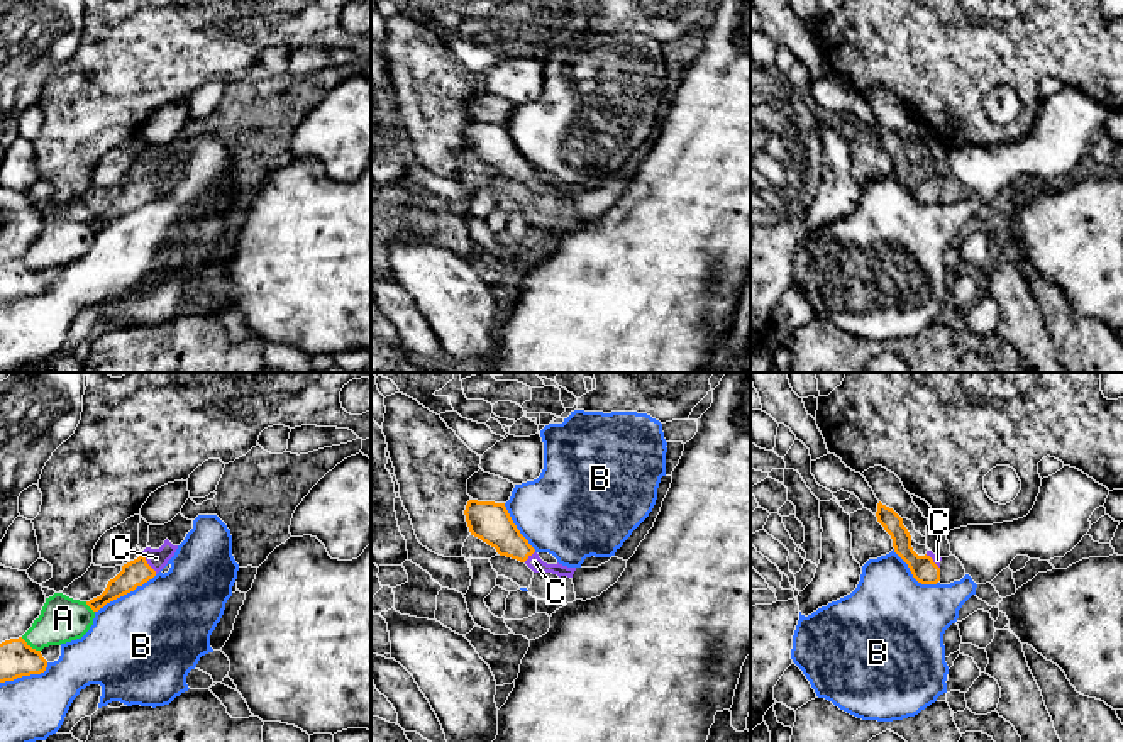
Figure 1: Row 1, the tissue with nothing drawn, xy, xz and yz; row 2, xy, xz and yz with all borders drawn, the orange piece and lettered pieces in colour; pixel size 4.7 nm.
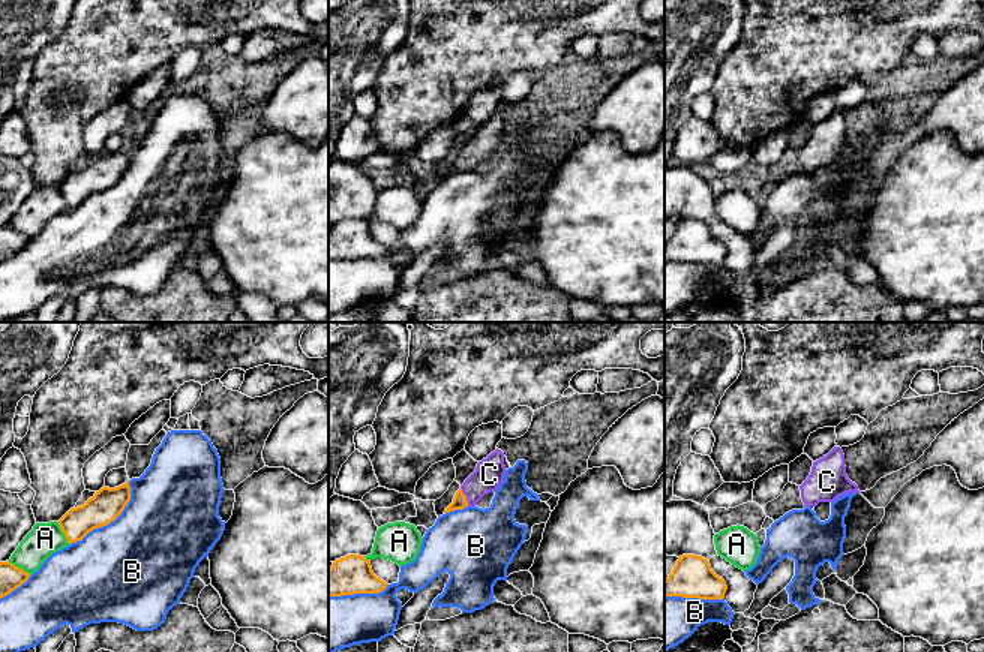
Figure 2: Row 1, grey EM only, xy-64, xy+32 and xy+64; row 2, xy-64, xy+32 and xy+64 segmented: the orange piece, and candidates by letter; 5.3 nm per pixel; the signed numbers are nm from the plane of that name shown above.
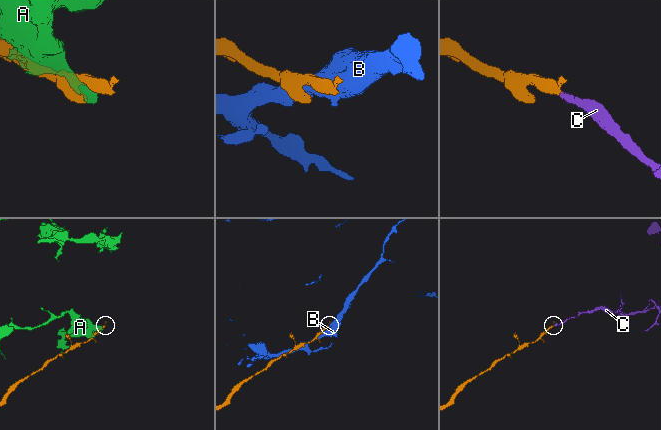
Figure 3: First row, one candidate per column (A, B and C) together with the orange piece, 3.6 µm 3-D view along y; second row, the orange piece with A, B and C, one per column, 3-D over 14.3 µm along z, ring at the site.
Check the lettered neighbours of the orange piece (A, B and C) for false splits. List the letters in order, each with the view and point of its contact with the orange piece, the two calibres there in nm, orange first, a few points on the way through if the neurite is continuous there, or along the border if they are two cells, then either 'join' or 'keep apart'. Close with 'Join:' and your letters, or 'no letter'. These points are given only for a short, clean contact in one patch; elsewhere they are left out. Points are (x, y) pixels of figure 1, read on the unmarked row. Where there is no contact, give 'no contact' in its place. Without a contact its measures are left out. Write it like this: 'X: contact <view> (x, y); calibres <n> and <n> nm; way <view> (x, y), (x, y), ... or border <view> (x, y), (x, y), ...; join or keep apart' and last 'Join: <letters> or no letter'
A: contact xy (29, 266); calibres 170 and 220 nm; keep apart
B: contact xy (126, 214); calibres 120 and 500 nm; keep apart
C: contact xy (146, 183); calibres 120 and 100 nm; way xy (136, 193), (146, 183), (156, 178); join
Join: C

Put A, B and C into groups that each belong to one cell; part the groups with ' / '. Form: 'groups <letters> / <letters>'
groups A / B / C

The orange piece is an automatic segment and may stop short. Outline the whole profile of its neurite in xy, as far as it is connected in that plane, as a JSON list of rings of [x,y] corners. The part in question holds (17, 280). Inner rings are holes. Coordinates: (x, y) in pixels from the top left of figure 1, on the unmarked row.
[[[22,257],[0,264],[0,303],[41,295],[46,288],[41,271],[32,269]]]

